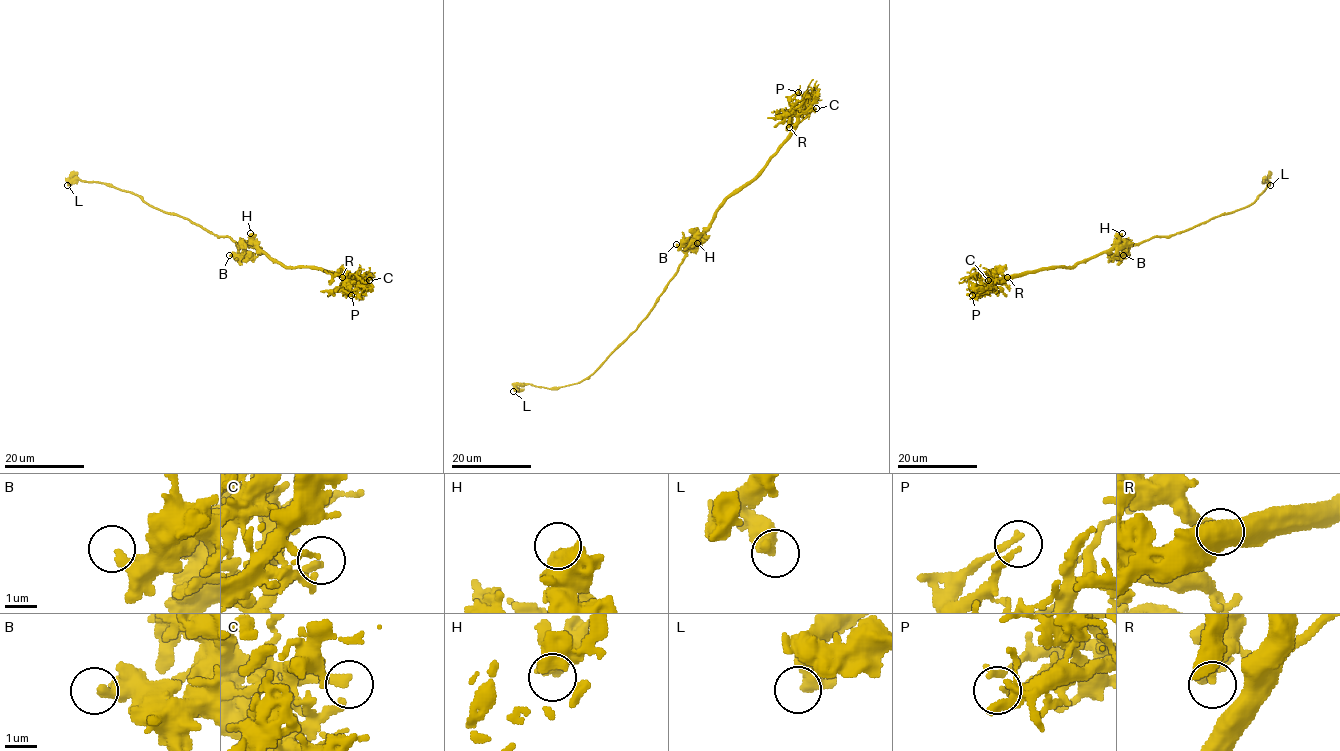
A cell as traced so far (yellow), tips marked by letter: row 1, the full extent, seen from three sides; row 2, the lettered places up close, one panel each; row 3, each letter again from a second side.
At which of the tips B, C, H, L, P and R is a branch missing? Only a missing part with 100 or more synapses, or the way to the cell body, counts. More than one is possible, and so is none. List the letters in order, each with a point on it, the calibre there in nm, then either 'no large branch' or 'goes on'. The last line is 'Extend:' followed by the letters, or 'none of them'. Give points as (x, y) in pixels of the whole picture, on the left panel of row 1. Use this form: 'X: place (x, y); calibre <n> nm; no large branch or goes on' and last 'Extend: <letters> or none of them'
B: place (229, 255); calibre 320 nm; no large branch
C: place (369, 280); calibre 280 nm; goes on
H: place (250, 233); calibre 550 nm; no large branch
L: place (67, 185); calibre 460 nm; no large branch
P: place (351, 295); calibre 220 nm; no large branch
R: place (342, 277); calibre 340 nm; no large branch
Extend: C

